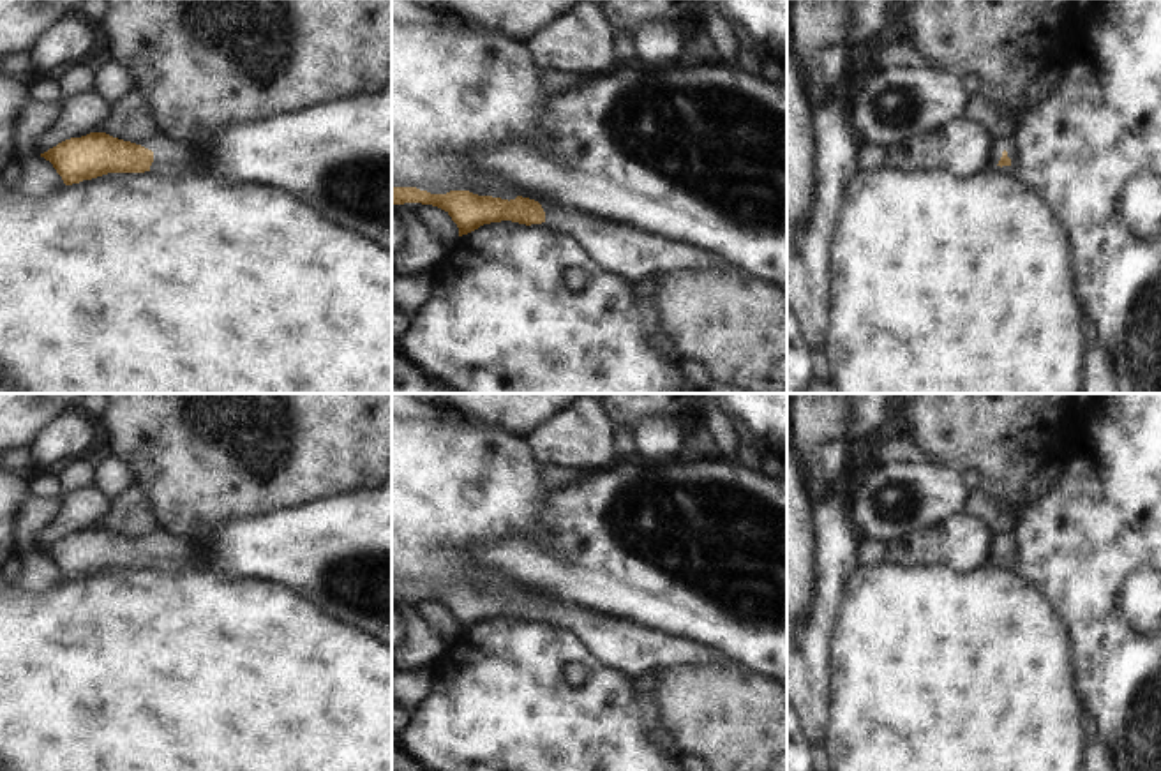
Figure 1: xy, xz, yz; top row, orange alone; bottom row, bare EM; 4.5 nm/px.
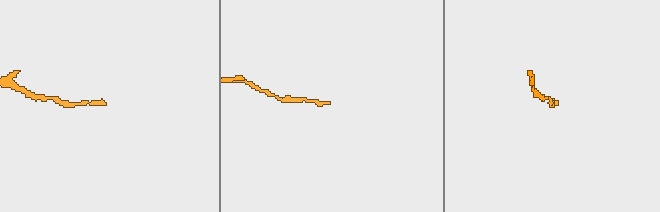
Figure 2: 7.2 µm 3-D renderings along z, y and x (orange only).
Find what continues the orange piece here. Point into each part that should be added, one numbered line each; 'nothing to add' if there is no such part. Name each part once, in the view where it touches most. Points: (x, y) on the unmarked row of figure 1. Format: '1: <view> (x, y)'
1: xy (179, 554)

